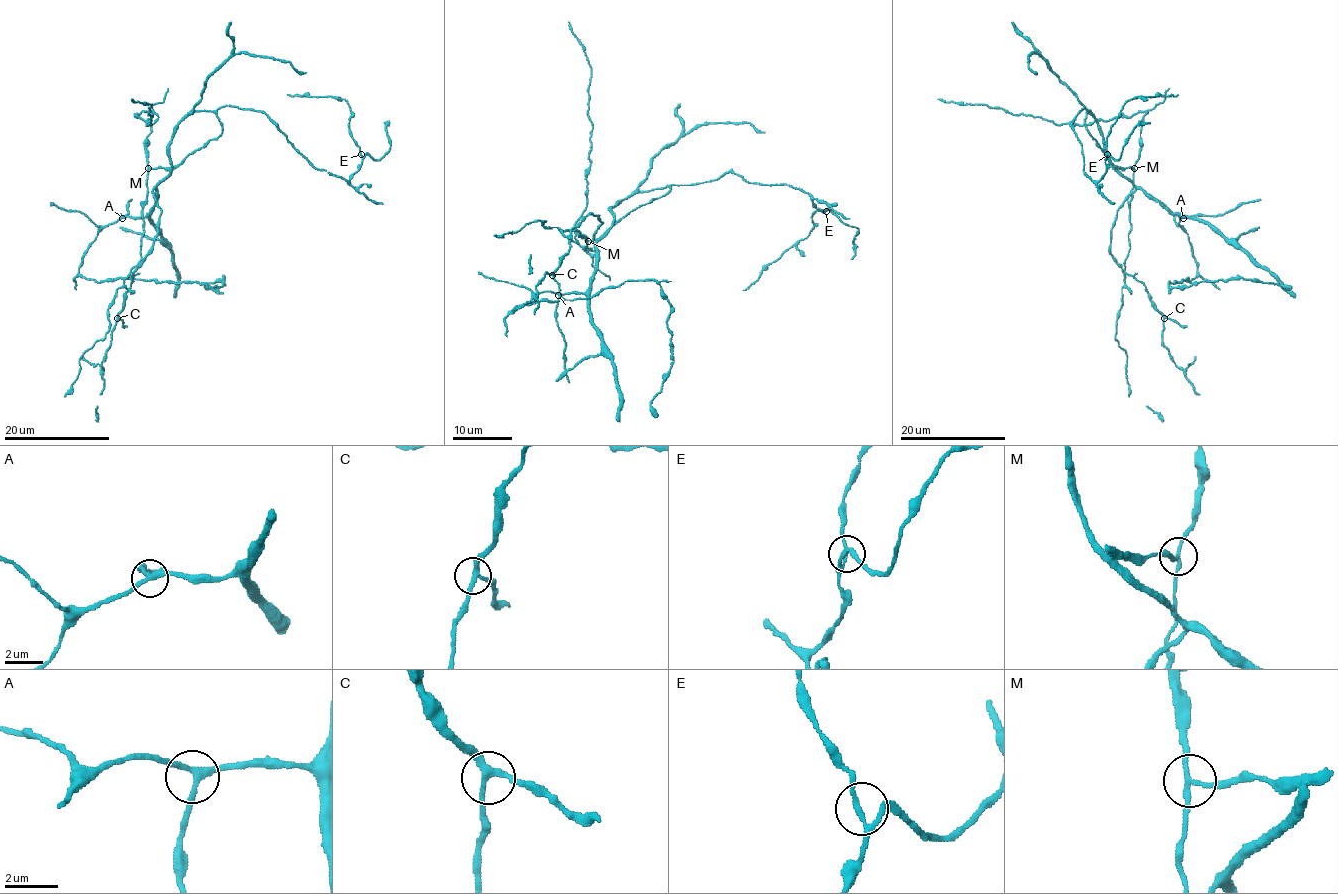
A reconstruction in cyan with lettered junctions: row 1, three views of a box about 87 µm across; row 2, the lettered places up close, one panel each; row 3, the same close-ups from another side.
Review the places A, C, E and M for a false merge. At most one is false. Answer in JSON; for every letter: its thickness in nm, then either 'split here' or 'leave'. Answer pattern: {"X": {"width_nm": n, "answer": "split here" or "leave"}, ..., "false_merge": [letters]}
{"A": {"width_nm": 260, "answer": "leave"}, "C": {"width_nm": 240, "answer": "leave"}, "E": {"width_nm": 160, "answer": "leave"}, "M": {"width_nm": 170, "answer": "split here"}, "false_merge": ["M"]}

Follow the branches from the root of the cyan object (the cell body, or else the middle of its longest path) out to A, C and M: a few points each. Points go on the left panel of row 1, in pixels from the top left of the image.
A: (164, 178), (156, 186), (156, 202), (150, 212), (142, 218), (122, 218)
C: (164, 178), (152, 190), (160, 210), (152, 251), (133, 273), (125, 306), (117, 318)
M: (164, 178), (168, 170), (148, 167)

